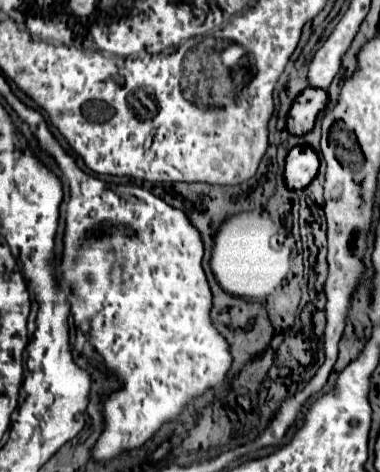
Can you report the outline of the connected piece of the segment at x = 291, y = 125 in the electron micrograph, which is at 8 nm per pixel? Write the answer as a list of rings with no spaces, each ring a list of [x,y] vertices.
[[[304,89],[292,103],[286,119],[286,129],[292,135],[306,135],[316,121],[316,115],[326,107],[328,95],[322,89]]]

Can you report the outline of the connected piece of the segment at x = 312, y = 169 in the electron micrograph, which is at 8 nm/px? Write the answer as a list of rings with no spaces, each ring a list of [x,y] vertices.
[[[308,145],[294,147],[286,157],[284,181],[288,189],[304,189],[318,173],[318,155]]]

